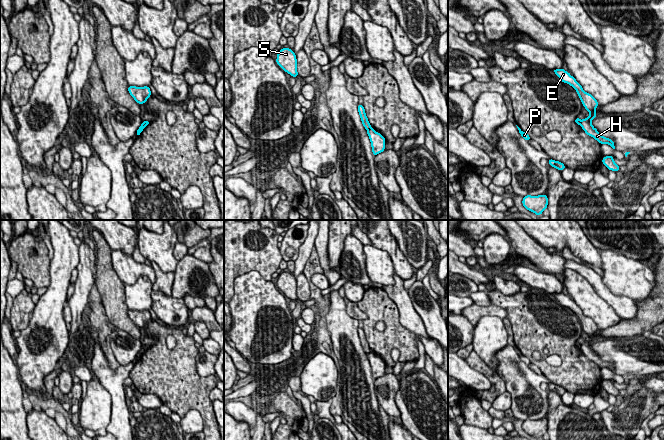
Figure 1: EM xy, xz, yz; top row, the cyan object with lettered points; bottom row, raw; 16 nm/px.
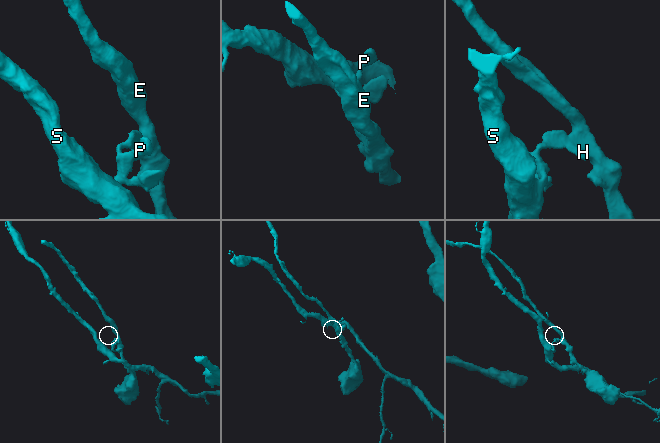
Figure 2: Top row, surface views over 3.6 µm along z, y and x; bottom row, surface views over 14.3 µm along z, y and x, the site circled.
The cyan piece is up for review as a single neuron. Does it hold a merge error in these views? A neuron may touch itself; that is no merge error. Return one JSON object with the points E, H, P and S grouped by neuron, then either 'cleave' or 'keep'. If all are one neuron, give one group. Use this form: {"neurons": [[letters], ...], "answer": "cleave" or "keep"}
{"neurons": [["E", "H"], ["P", "S"]], "answer": "cleave"}

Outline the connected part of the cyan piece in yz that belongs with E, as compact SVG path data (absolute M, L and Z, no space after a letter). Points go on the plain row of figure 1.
M563 292L554 293L553 296L559 301L560 305L569 308L576 314L582 326L582 329L590 337L590 340L588 342L584 342L581 345L581 351L585 355L585 357L593 361L600 368L609 368L613 373L615 373L614 365L609 362L603 361L591 348L591 345L595 341L597 341L597 337L595 336L595 333L599 329L597 324L590 317L585 316L582 310L576 305L576 303Z

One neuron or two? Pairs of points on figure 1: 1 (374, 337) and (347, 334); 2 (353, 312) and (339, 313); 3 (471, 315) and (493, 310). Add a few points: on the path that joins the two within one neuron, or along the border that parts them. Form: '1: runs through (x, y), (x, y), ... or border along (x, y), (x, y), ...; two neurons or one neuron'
1: border along (357, 320), (358, 327); two neurons
2: border along (345, 304), (347, 313), (357, 320); two neurons
3: runs through (476, 312), (488, 311); one neuron

